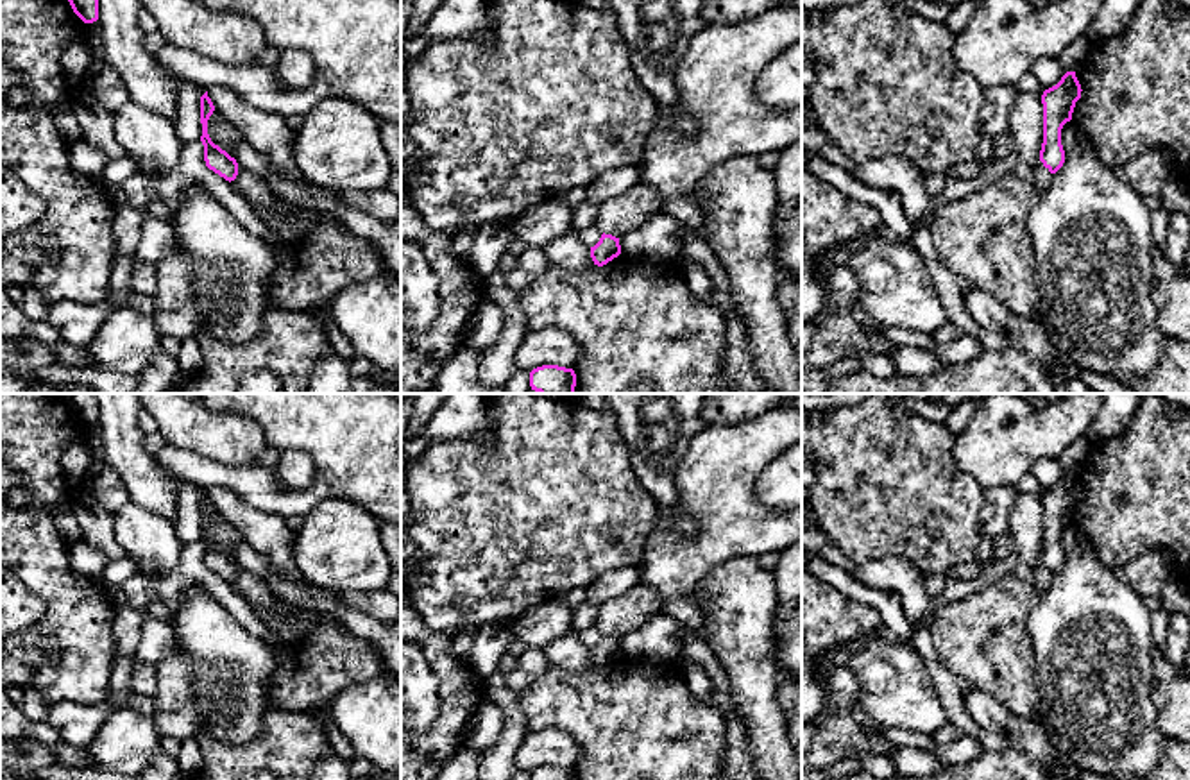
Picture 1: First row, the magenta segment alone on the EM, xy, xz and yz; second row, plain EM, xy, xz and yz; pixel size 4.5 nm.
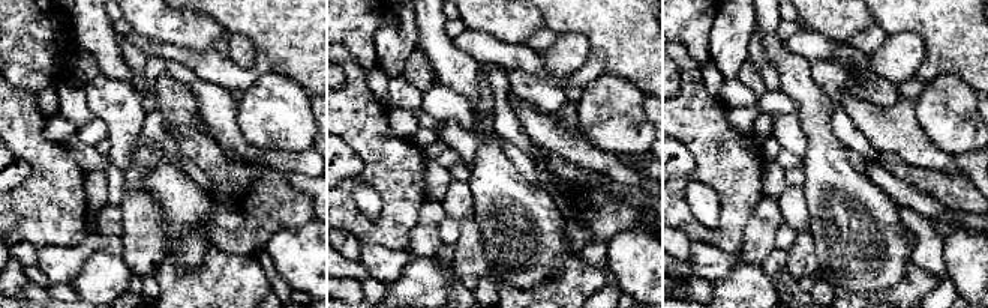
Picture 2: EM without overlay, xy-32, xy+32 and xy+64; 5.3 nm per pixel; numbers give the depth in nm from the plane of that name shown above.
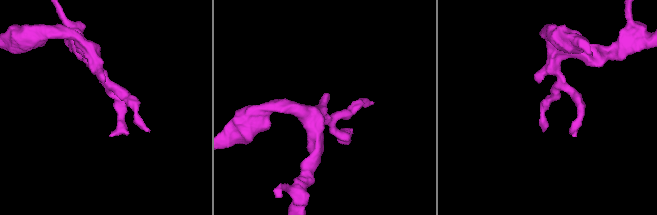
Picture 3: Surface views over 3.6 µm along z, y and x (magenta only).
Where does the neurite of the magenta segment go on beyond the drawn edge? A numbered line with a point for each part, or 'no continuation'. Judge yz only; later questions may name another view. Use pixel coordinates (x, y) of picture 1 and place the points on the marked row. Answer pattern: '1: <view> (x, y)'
no continuation

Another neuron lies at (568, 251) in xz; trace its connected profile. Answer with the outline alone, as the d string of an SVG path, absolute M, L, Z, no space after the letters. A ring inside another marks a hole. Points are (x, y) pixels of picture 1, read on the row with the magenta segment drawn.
M573 229L549 242L542 252L551 265L569 268L571 272L585 272L594 267L591 247Z

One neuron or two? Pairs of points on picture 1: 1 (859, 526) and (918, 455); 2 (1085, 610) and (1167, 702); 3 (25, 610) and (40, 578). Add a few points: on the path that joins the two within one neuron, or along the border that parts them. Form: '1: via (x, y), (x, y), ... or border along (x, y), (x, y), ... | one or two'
1: via (870, 508), (872, 501), (900, 473) | one
2: border along (1155, 680), (1153, 707), (1158, 727) | two
3: border along (18, 576), (45, 607), (45, 614), (20, 634) | two

